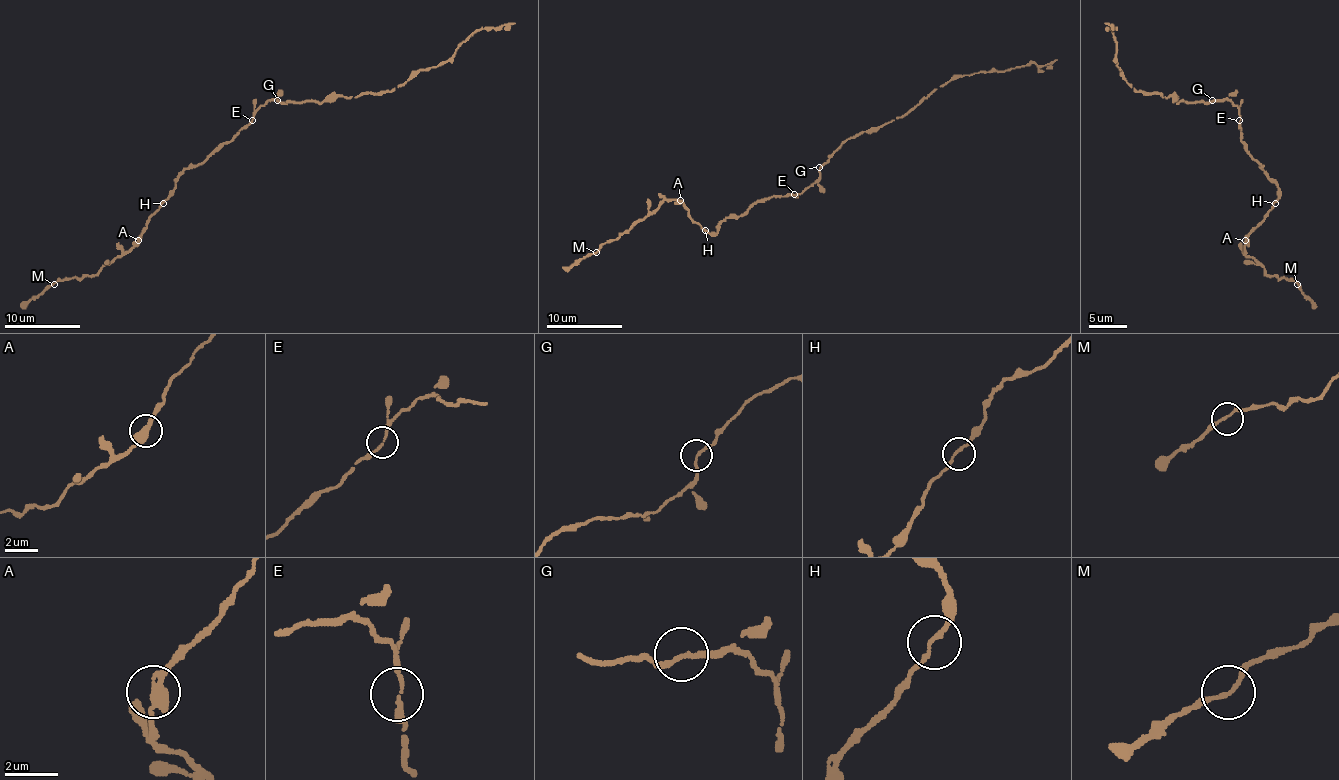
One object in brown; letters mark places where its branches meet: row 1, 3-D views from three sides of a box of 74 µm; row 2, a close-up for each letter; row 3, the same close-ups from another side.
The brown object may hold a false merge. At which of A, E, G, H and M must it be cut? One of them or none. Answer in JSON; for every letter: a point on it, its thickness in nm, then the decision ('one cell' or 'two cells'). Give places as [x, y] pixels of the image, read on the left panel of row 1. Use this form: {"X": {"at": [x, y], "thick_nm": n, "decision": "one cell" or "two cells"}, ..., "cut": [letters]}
{"A": {"at": [138, 240], "thick_nm": 420, "decision": "one cell"}, "E": {"at": [252, 120], "thick_nm": 150, "decision": "one cell"}, "G": {"at": [277, 100], "thick_nm": 160, "decision": "one cell"}, "H": {"at": [163, 203], "thick_nm": 150, "decision": "one cell"}, "M": {"at": [54, 284], "thick_nm": 150, "decision": "one cell"}, "cut": []}

